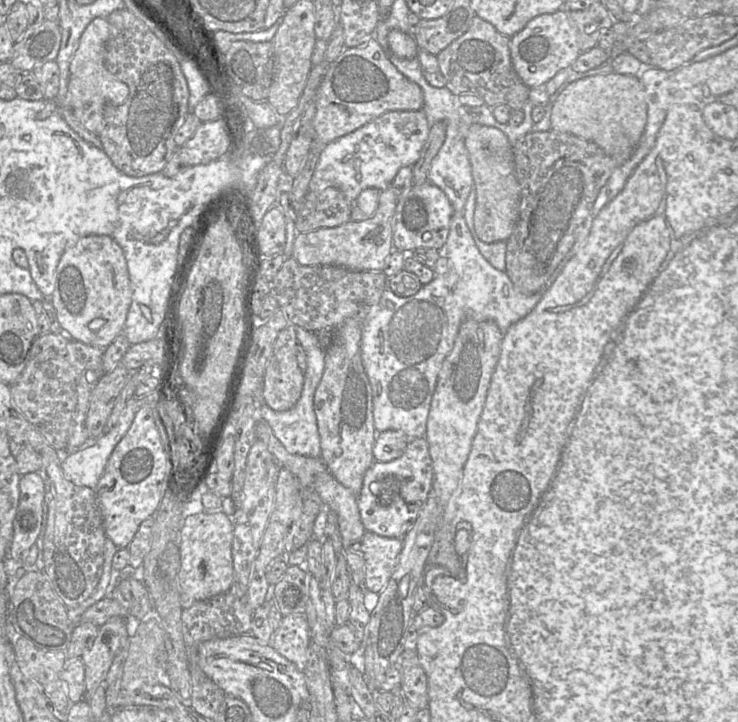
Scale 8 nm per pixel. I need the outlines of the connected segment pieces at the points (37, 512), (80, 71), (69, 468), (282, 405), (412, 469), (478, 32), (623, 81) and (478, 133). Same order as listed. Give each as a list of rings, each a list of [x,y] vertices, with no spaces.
[[[37,472],[22,475],[19,481],[19,504],[13,521],[13,537],[8,550],[8,558],[22,561],[22,566],[29,549],[35,544],[41,530],[43,501],[45,495],[44,481]]]
[[[105,18],[93,19],[82,33],[69,68],[68,108],[91,133],[99,136],[103,130],[104,109],[108,104],[121,105],[129,94],[128,86],[105,66],[104,48],[109,38],[109,23]]]
[[[133,396],[112,429],[105,431],[96,439],[96,443],[86,449],[71,452],[60,463],[64,477],[77,486],[95,489],[110,455],[129,430],[140,408]]]
[[[288,325],[278,333],[264,371],[262,400],[274,411],[292,408],[303,390],[304,373],[296,360],[297,338],[294,326],[297,325]]]
[[[425,437],[410,439],[404,453],[395,460],[374,461],[364,474],[357,496],[365,530],[387,538],[402,538],[414,525],[432,485],[433,465]]]
[[[475,16],[469,29],[437,54],[439,71],[454,95],[463,93],[481,97],[484,104],[493,108],[504,104],[512,110],[522,109],[529,100],[530,88],[515,72],[510,53],[510,38],[502,35],[488,21]]]
[[[611,73],[574,81],[558,96],[551,113],[551,130],[594,142],[620,163],[627,161],[637,147],[646,123],[646,93],[635,75]]]
[[[473,124],[466,133],[465,147],[468,151],[476,190],[474,212],[476,234],[485,243],[507,241],[517,220],[520,197],[512,145],[506,135],[497,128]]]

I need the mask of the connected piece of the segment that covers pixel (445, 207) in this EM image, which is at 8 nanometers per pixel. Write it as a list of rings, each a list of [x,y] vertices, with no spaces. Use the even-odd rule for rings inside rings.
[[[426,182],[412,185],[397,199],[393,217],[393,248],[399,251],[414,251],[416,248],[432,248],[439,251],[449,234],[453,207],[444,192]]]

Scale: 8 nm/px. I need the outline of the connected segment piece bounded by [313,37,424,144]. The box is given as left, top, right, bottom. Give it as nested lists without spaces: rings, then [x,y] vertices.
[[[374,37],[369,38],[366,43],[358,47],[346,47],[346,49],[332,62],[330,63],[326,74],[324,75],[315,95],[316,101],[316,114],[313,120],[313,127],[315,130],[315,139],[319,140],[322,144],[328,144],[338,138],[349,134],[356,129],[362,127],[368,122],[378,118],[389,111],[419,111],[422,110],[424,105],[424,95],[421,87],[415,82],[405,77],[391,62],[388,52],[385,52],[377,39]]]

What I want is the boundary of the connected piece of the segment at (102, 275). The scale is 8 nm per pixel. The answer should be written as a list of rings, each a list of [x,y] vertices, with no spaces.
[[[108,235],[82,237],[62,254],[51,301],[63,331],[86,345],[105,349],[121,334],[132,301],[127,261],[121,246]]]

